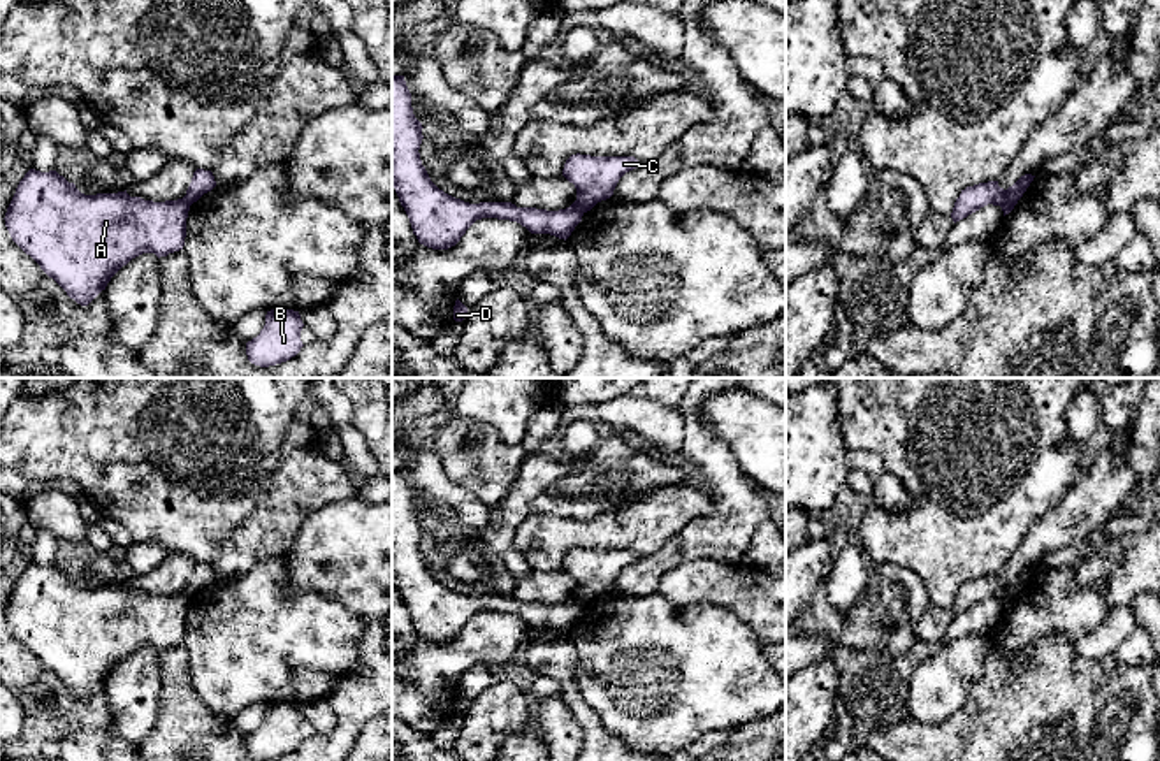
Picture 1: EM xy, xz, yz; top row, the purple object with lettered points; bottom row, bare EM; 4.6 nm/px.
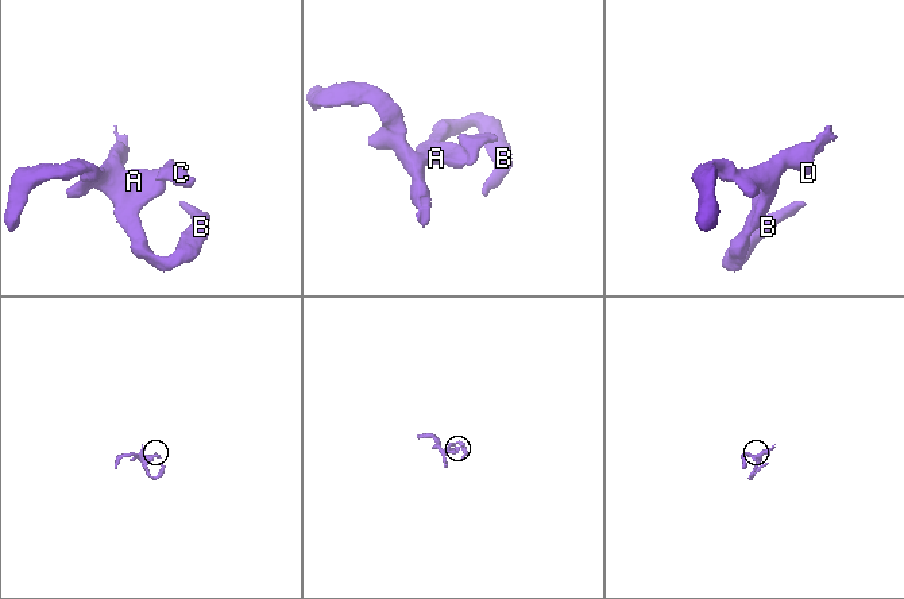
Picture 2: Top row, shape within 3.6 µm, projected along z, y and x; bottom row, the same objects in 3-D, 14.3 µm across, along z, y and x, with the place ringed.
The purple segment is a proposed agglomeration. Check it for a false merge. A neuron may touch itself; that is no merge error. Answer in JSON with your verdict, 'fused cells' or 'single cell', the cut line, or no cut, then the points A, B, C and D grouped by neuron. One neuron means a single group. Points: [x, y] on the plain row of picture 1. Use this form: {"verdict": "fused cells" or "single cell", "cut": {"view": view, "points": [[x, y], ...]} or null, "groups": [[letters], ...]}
{"verdict": "fused cells", "cut": {"view": "xz", "points": [[577, 593], [584, 605]]}, "groups": [["A", "B", "D"], ["C"]]}

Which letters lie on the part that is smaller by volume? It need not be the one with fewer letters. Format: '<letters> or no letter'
C

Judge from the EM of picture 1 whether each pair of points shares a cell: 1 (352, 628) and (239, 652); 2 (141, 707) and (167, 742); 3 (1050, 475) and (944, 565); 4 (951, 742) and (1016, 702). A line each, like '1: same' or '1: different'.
1: same
2: different
3: same
4: same

